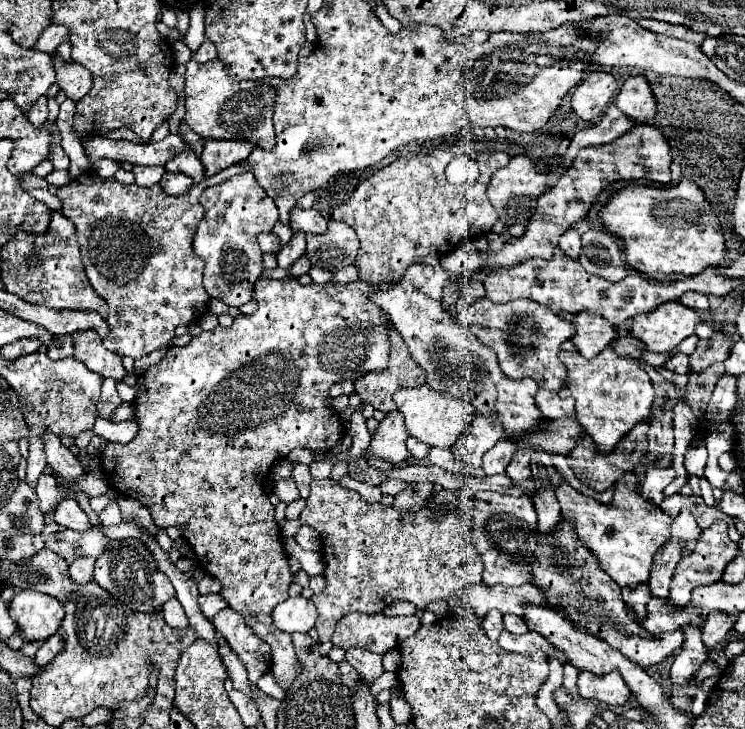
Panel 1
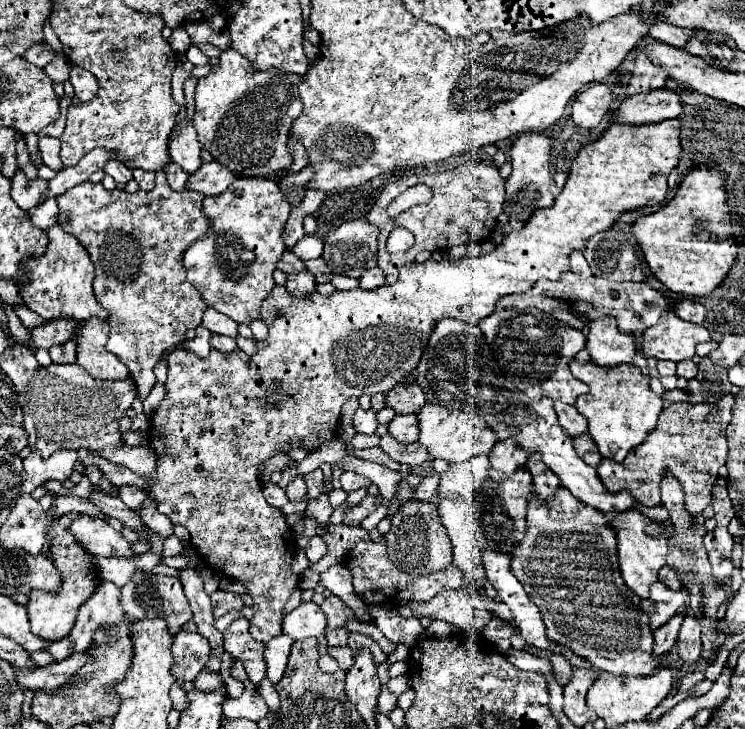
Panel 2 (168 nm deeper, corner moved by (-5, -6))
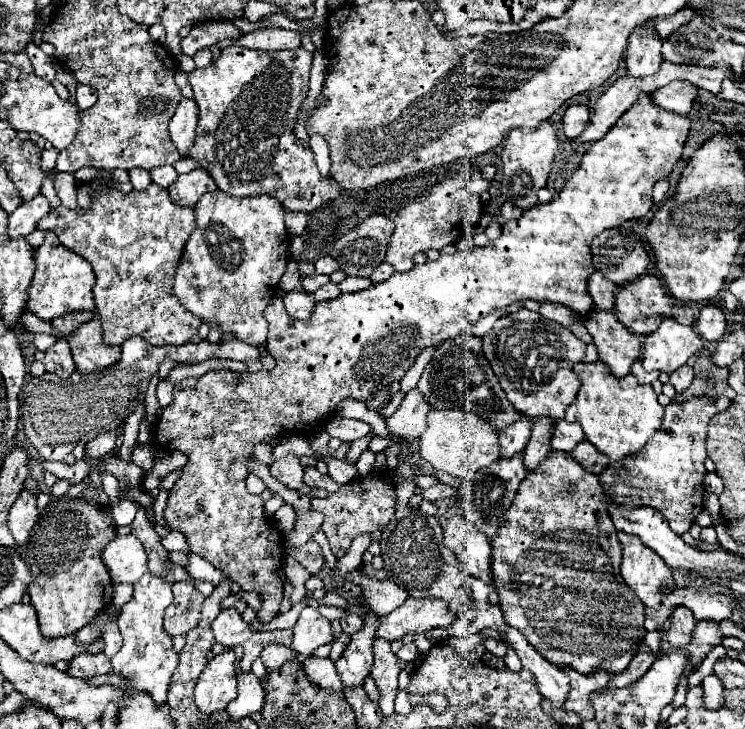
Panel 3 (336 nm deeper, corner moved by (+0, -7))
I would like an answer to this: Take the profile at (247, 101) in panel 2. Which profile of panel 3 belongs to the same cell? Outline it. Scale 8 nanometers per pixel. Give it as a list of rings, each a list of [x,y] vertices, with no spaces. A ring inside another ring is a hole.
[[[230,45],[208,67],[194,69],[188,75],[200,109],[196,139],[188,155],[210,173],[222,193],[230,197],[272,195],[282,203],[284,211],[302,211],[306,215],[338,199],[342,187],[332,177],[320,175],[312,149],[304,147],[294,135],[294,123],[298,119],[300,105],[308,95],[310,65],[312,53],[308,53],[304,47],[290,51],[260,51]]]

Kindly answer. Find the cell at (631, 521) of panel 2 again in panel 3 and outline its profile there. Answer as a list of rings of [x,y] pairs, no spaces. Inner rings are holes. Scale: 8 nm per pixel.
[[[617,533],[622,544],[622,563],[620,573],[624,581],[636,591],[640,601],[650,609],[660,609],[662,593],[676,589],[670,569],[652,549],[642,545],[638,537]]]

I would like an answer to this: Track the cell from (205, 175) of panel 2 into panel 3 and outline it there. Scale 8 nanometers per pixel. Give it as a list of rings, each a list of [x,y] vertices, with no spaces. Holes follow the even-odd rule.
[[[194,169],[186,175],[180,175],[174,181],[174,185],[168,187],[168,193],[176,205],[194,207],[204,193],[214,189],[216,189],[216,183],[212,181],[212,177],[208,177],[204,169]]]

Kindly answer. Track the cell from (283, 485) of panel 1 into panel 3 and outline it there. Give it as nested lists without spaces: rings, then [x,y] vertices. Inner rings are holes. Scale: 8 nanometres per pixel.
[[[286,455],[282,459],[276,459],[270,463],[270,473],[288,489],[298,489],[304,485],[304,467],[300,465],[296,455]]]

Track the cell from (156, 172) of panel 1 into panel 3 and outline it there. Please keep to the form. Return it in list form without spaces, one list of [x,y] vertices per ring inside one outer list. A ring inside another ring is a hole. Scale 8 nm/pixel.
[[[132,169],[130,183],[134,185],[134,189],[146,189],[150,185],[150,173],[144,169]]]

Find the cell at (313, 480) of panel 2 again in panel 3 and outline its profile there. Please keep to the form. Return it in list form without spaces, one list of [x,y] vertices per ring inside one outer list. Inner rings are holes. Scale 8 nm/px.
[[[316,467],[304,469],[304,483],[308,487],[316,487],[316,489],[330,489],[332,487],[332,479],[328,475],[322,475]]]

